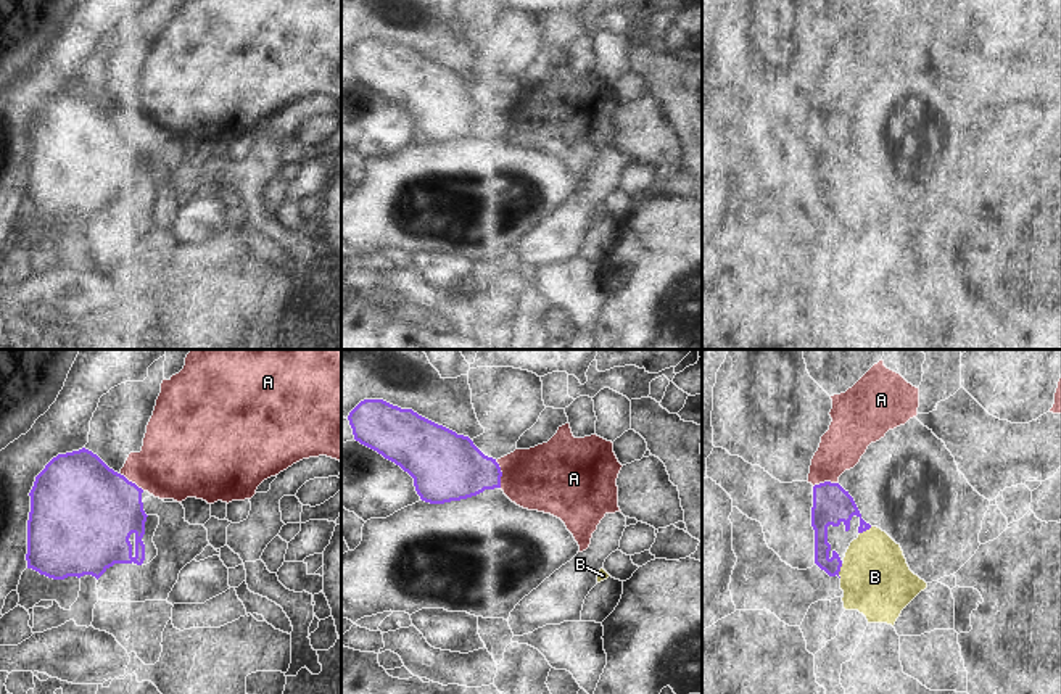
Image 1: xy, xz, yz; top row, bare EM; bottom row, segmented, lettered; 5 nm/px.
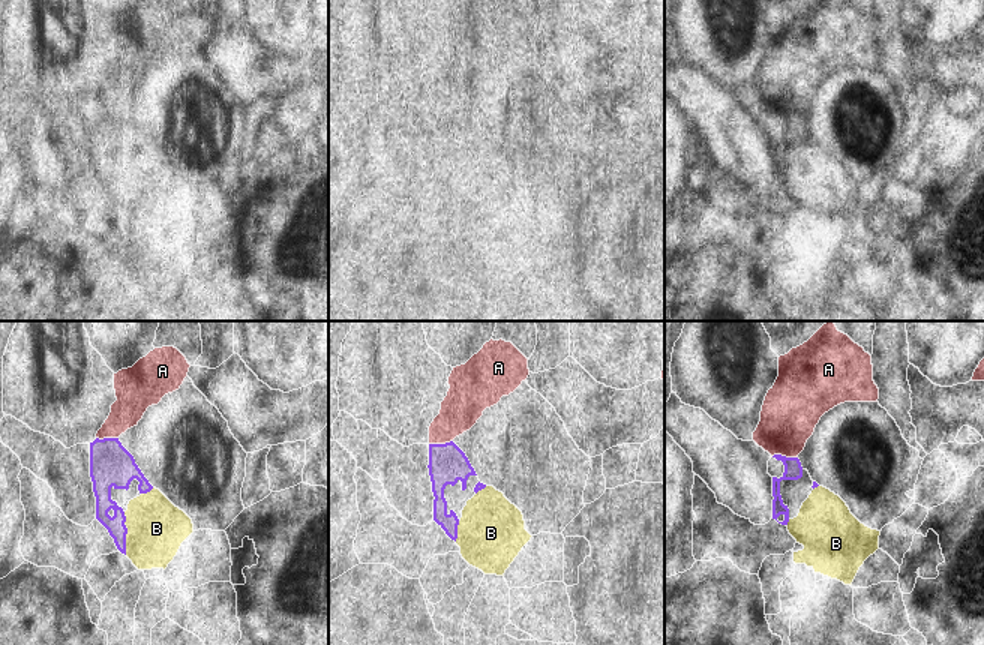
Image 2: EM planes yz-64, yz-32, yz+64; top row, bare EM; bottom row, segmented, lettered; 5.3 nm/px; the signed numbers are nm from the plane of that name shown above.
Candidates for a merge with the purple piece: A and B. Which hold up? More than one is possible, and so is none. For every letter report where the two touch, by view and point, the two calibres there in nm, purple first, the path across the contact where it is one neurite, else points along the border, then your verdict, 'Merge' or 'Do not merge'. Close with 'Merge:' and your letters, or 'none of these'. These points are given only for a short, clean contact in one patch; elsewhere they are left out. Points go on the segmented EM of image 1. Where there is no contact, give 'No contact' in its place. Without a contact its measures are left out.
A: Touches purple at xz (501, 474). Thickness 320 nm (purple) against 340 nm. Boundary: xz (495, 461), (501, 470), (501, 487). Do not merge
B: Touches purple at yz (839, 570). Thickness 80 nm (purple) against 360 nm. Path across: yz (831, 565), (839, 570), (875, 577). Merge
Merge: B

